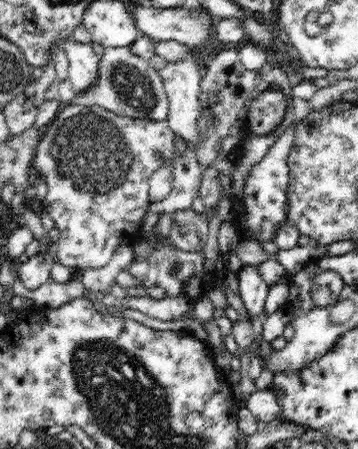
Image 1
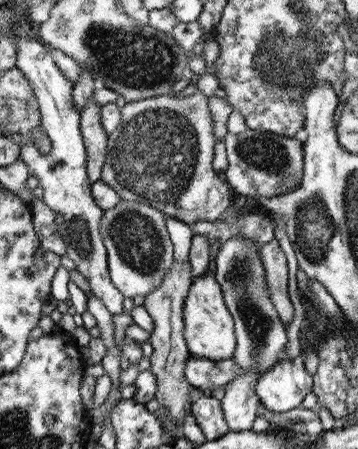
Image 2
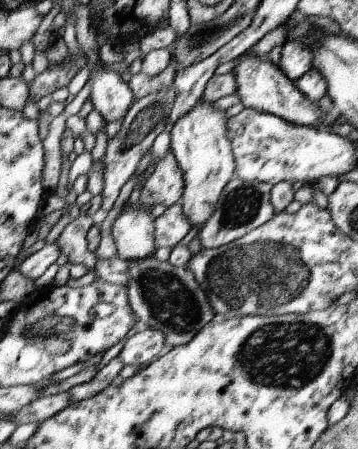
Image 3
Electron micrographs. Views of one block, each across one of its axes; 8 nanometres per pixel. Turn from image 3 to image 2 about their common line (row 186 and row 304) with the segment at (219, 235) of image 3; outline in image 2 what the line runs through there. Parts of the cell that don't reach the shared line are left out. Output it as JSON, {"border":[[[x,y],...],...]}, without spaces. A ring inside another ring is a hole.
{"border":[[[227,236],[221,240],[219,250],[215,254],[215,278],[217,284],[221,286],[221,294],[225,300],[225,308],[233,316],[233,332],[235,332],[235,352],[233,352],[233,362],[241,366],[243,374],[235,376],[233,382],[225,386],[225,392],[221,394],[221,410],[223,418],[227,422],[229,432],[243,432],[251,430],[253,420],[257,416],[259,408],[259,396],[255,392],[257,380],[273,366],[279,362],[279,350],[285,346],[285,326],[277,316],[275,306],[267,300],[265,294],[265,270],[261,266],[261,258],[257,252],[251,252],[245,242],[235,240]]]}

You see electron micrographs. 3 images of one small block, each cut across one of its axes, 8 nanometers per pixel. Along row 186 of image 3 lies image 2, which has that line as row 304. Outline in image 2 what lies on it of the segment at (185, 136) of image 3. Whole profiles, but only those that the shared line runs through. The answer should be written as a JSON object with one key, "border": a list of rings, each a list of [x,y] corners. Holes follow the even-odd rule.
{"border":[[[203,272],[199,278],[191,282],[189,294],[183,304],[183,338],[187,342],[187,350],[193,358],[207,358],[207,360],[229,360],[235,352],[235,332],[233,332],[233,316],[225,308],[225,300],[221,294],[221,286],[217,284],[215,274],[209,276]]]}

